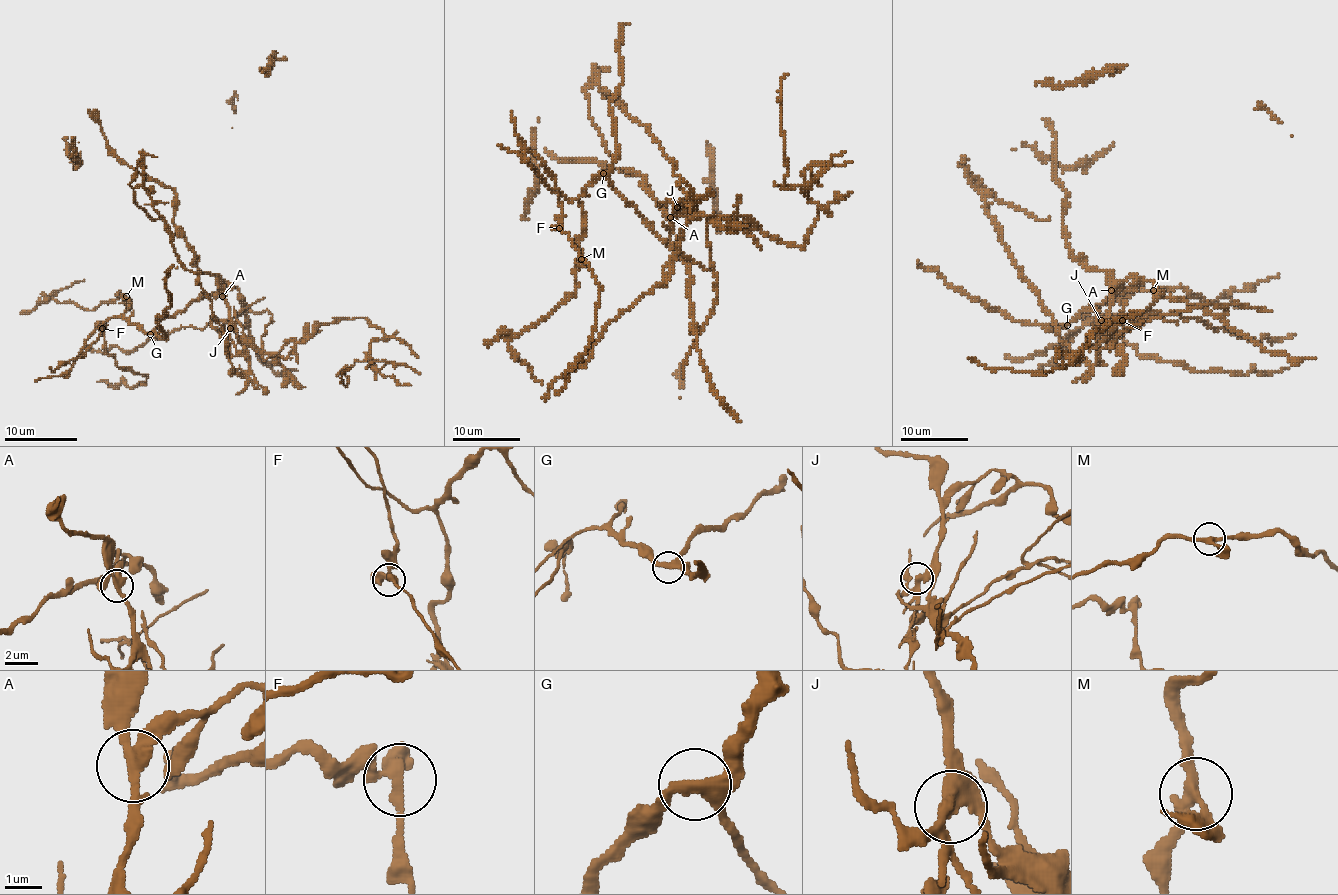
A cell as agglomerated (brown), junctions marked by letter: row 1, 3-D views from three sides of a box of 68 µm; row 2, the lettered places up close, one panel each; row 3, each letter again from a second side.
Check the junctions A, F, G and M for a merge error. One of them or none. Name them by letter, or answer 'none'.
A

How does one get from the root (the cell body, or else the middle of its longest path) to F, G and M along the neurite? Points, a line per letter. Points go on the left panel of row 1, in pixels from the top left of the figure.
F: (225, 294), (223, 281), (215, 292), (166, 316), (150, 332), (121, 317), (110, 317), (102, 328)
G: (225, 294), (223, 281), (225, 285), (215, 292), (194, 299), (175, 316), (166, 316), (150, 334)
M: (225, 294), (223, 281), (215, 292), (166, 316), (150, 332), (124, 316), (126, 296)

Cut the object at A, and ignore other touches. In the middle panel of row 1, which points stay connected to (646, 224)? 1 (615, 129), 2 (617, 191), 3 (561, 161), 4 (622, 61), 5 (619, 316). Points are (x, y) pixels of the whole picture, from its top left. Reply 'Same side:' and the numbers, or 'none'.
Same side: 1, 2, 4

